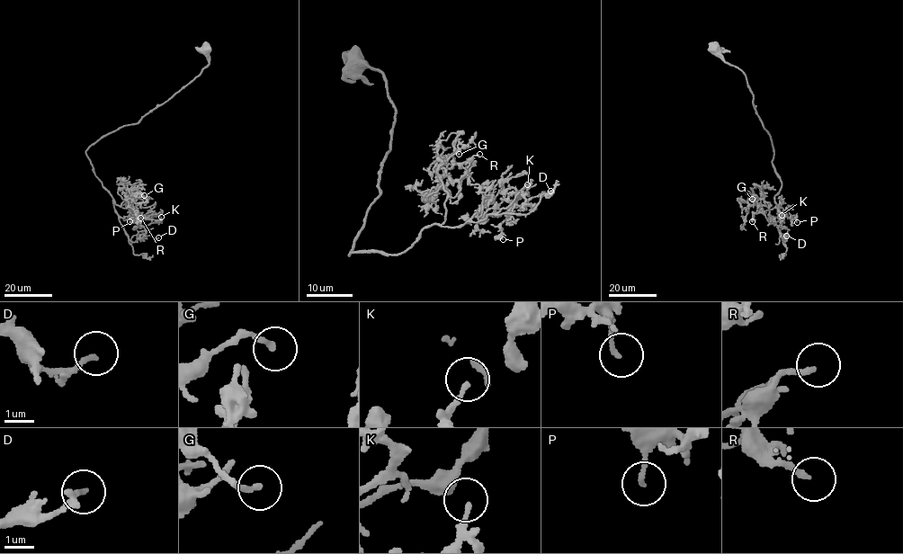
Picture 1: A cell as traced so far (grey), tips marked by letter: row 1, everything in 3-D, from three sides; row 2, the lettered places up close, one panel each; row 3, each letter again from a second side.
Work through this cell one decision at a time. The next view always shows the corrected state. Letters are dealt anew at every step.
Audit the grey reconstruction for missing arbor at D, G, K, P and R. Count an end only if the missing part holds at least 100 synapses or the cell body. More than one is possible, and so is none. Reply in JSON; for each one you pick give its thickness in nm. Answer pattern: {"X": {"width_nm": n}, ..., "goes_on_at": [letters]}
{"goes_on_at": []}

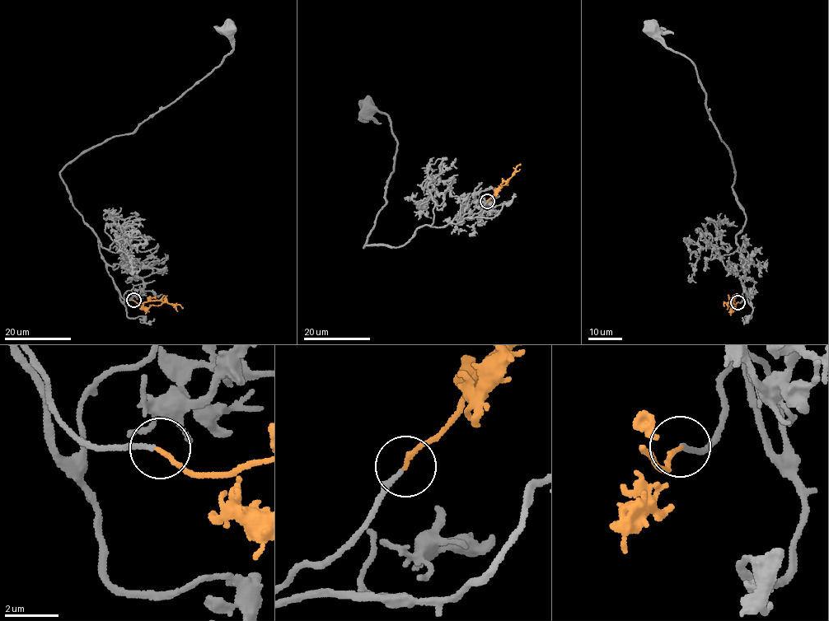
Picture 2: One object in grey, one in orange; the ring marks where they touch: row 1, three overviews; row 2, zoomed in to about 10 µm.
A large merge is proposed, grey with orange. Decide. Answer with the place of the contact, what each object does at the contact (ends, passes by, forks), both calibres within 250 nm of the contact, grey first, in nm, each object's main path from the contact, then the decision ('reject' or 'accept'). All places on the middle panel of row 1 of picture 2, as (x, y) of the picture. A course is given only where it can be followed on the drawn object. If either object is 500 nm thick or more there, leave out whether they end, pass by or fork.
place (487, 201); grey ends; orange ends; calibres 160 and 180 nm; course grey (487, 201), (458, 223), (416, 230), (398, 247), (363, 246), (385, 204), (398, 142), (389, 117), (367, 105); course orange (488, 201), (521, 164); accept

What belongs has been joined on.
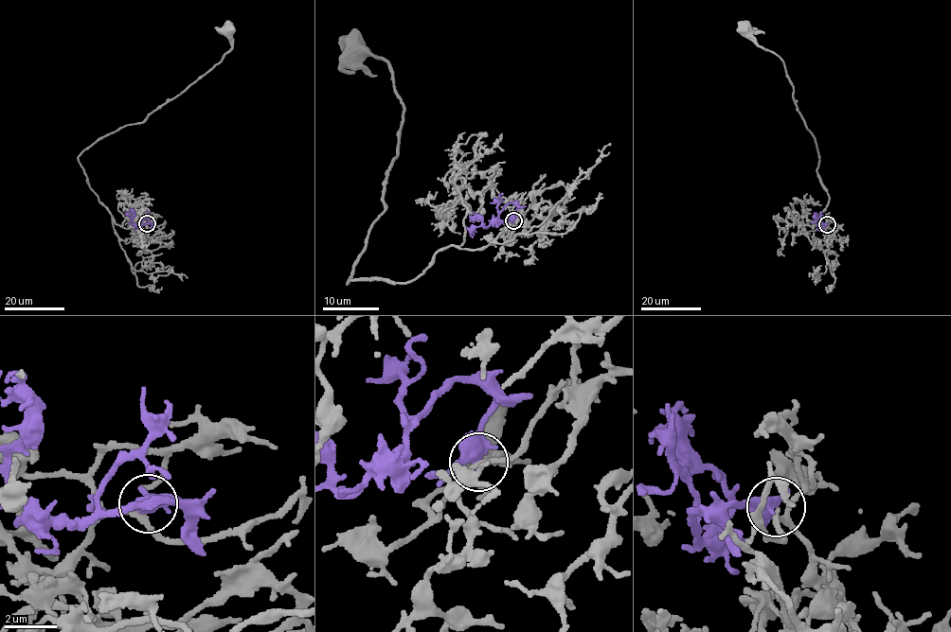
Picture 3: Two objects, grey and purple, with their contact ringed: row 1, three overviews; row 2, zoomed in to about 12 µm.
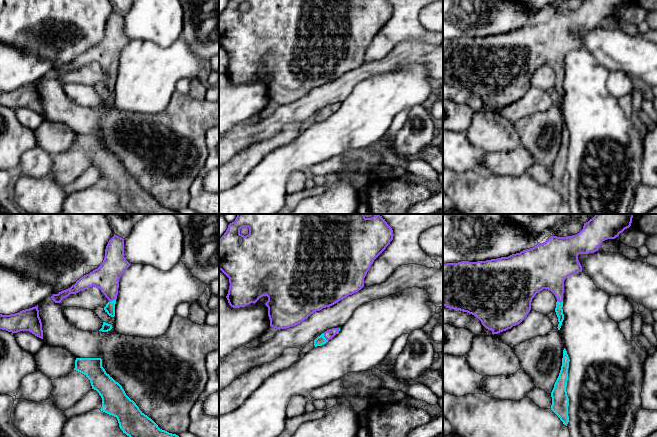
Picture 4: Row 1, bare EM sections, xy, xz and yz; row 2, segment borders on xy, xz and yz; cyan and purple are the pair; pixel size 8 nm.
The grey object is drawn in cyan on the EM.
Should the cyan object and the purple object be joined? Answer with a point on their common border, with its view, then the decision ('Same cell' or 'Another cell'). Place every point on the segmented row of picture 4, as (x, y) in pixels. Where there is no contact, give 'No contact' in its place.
Touches cyan at xz (324, 337). Same cell

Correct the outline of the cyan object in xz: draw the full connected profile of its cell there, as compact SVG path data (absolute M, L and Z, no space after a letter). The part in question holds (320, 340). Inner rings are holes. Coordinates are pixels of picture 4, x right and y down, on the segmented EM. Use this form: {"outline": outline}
{"outline": "M332 328L325 331L314 340L314 346L317 347L326 344L330 339L332 339L336 334L338 334L339 331L340 328Z"}

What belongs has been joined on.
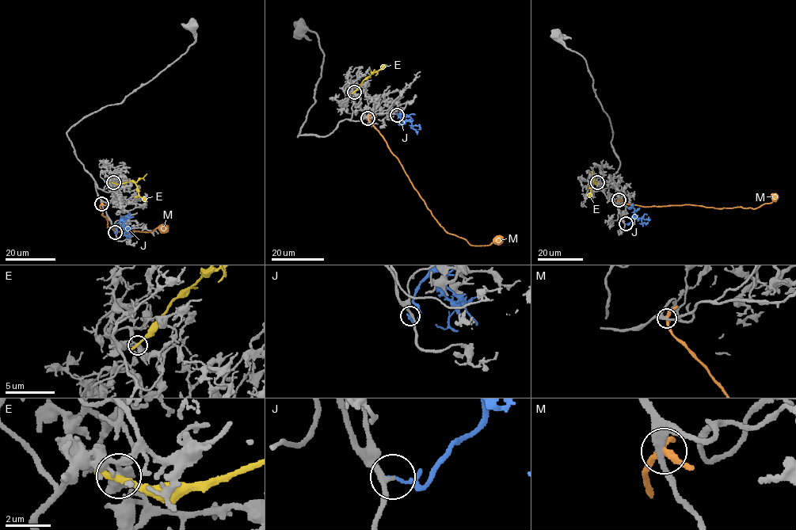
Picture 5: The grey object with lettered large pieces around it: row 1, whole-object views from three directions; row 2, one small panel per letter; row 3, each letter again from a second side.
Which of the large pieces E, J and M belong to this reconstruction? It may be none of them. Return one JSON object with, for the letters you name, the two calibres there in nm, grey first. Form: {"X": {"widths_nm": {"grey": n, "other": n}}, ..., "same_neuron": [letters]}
{"J": {"widths_nm": {"grey": 200, "other": 80}}, "same_neuron": ["J"]}

